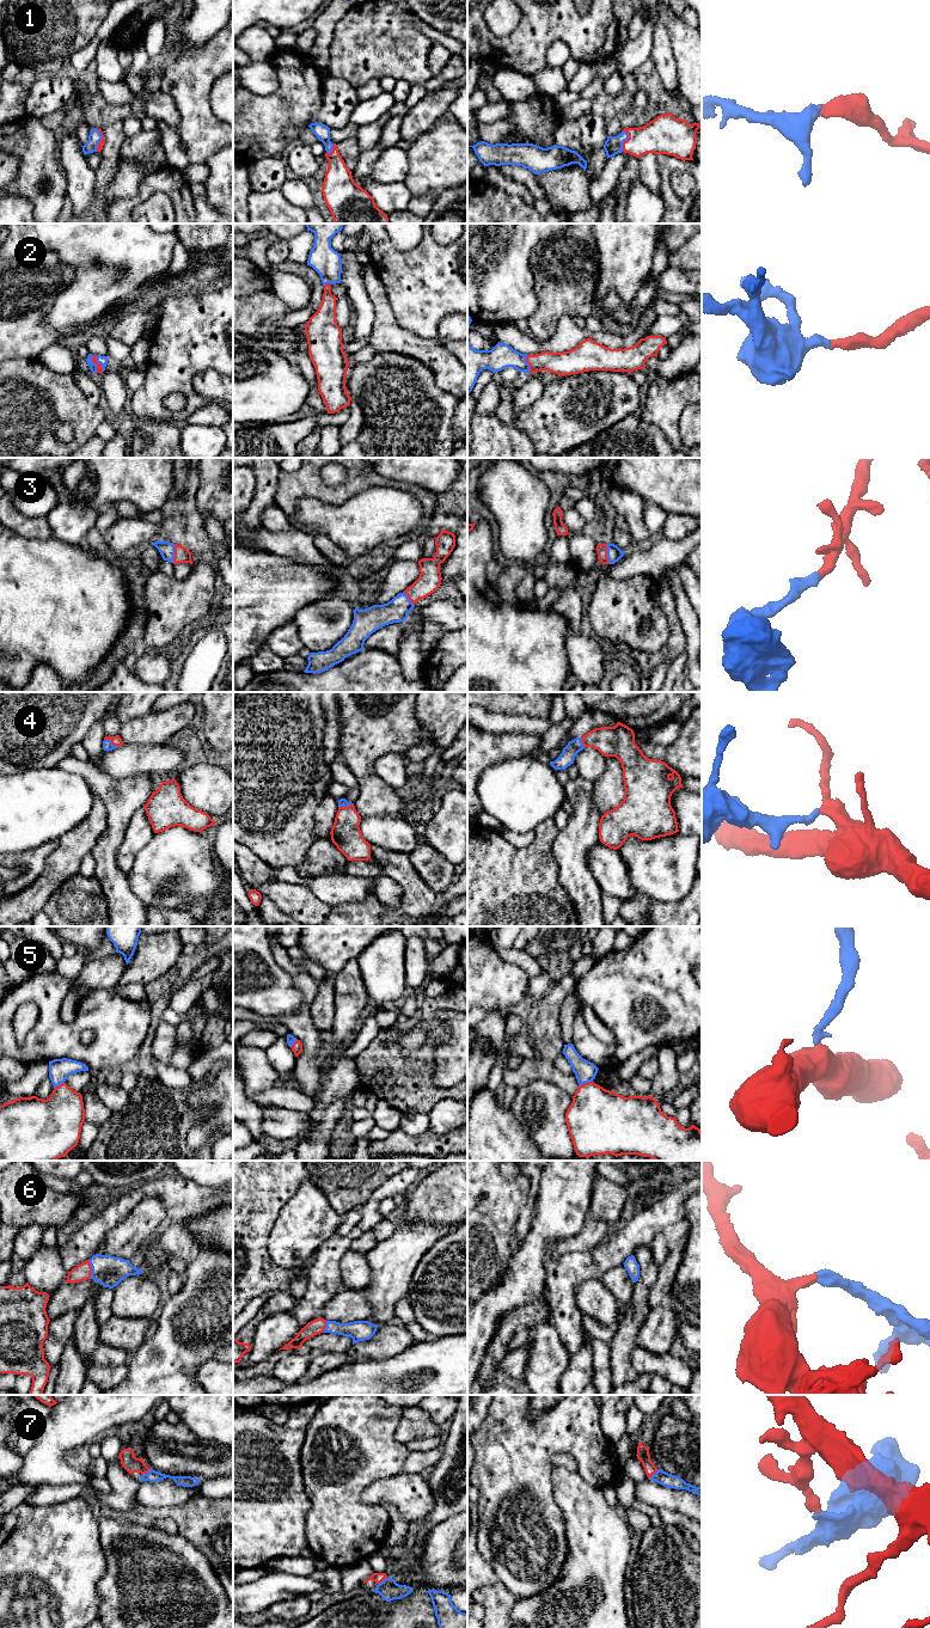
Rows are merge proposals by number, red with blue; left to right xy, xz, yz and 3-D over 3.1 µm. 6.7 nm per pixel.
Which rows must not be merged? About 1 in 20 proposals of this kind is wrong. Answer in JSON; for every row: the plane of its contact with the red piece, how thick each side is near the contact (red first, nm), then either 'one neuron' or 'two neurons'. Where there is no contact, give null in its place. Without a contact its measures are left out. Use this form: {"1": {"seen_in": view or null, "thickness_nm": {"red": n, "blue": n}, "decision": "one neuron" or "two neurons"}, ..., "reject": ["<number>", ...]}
{"1": {"seen_in": "yz", "thickness_nm": {"red": 240, "blue": 120}, "decision": "one neuron"}, "2": {"seen_in": "xy", "thickness_nm": {"red": 50, "blue": 50}, "decision": "one neuron"}, "3": {"seen_in": "yz", "thickness_nm": {"red": 80, "blue": 100}, "decision": "one neuron"}, "4": {"seen_in": "xy", "thickness_nm": {"red": 70, "blue": 60}, "decision": "one neuron"}, "5": {"seen_in": "yz", "thickness_nm": {"red": 400, "blue": 140}, "decision": "one neuron"}, "6": {"seen_in": "xy", "thickness_nm": {"red": 110, "blue": 200}, "decision": "one neuron"}, "7": {"seen_in": "xz", "thickness_nm": {"red": 70, "blue": 140}, "decision": "one neuron"}, "reject": []}

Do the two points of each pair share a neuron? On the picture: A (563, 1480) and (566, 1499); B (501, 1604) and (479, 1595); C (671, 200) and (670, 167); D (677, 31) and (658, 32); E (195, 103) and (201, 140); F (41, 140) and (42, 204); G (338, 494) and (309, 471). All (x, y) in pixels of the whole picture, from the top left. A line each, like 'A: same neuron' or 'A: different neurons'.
A: same neuron
B: same neuron
C: same neuron
D: different neurons
E: same neuron
F: same neuron
G: same neuron

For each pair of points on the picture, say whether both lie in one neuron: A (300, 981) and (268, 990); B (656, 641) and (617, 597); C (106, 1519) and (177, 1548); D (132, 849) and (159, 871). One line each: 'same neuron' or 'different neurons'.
A: different neurons
B: same neuron
C: same neuron
D: different neurons

